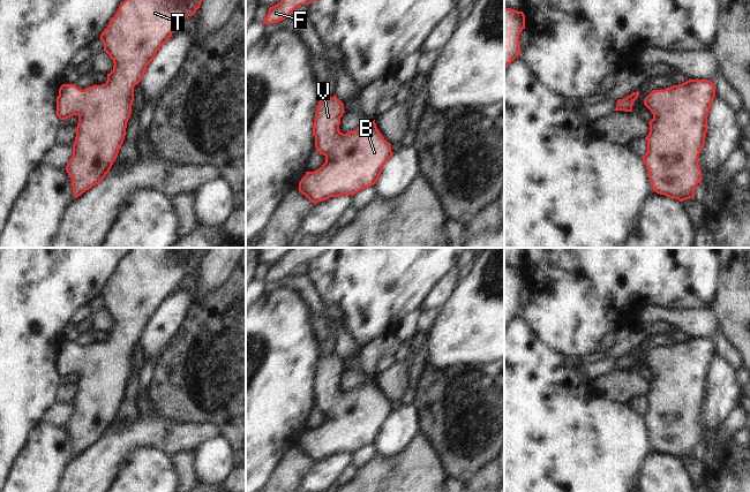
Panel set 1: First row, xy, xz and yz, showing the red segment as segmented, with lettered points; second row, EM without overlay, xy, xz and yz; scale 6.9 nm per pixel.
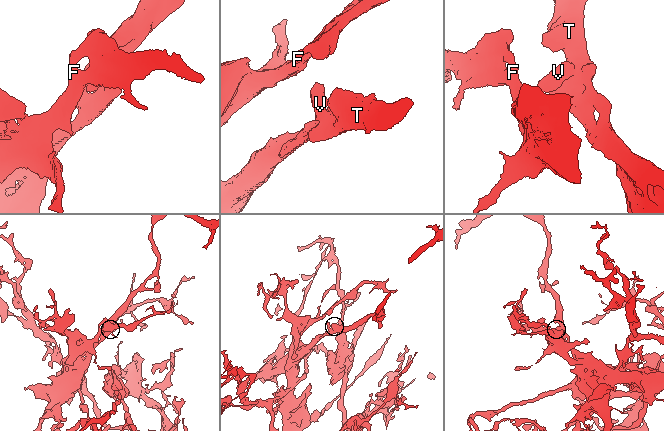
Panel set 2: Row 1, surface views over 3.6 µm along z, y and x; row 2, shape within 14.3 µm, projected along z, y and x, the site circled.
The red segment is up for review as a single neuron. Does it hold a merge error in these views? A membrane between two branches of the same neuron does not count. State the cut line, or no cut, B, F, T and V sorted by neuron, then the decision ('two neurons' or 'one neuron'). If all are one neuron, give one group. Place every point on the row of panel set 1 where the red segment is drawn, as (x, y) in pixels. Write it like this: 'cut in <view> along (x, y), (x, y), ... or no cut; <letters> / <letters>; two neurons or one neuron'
no cut; B F T V; one neuron

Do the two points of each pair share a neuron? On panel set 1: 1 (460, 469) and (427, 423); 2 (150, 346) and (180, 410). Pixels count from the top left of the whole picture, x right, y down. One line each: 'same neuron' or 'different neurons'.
1: same neuron
2: different neurons

